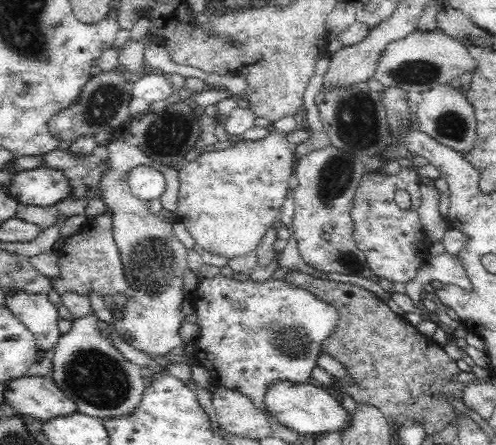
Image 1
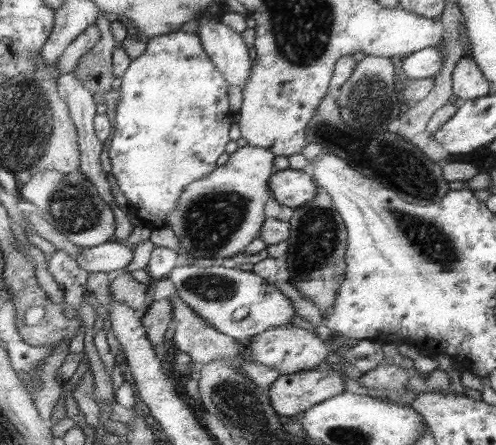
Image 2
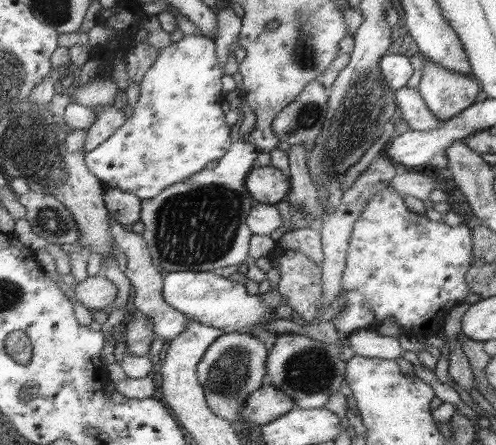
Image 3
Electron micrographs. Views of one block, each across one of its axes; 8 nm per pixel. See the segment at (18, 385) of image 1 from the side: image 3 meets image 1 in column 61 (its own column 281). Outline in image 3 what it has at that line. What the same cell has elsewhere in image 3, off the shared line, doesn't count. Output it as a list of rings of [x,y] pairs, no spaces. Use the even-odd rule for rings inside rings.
[[[265,384],[261,390],[257,390],[251,398],[249,404],[245,406],[245,420],[253,424],[273,424],[275,420],[281,420],[289,412],[297,408],[297,400],[289,396],[283,388],[277,388],[275,384]]]

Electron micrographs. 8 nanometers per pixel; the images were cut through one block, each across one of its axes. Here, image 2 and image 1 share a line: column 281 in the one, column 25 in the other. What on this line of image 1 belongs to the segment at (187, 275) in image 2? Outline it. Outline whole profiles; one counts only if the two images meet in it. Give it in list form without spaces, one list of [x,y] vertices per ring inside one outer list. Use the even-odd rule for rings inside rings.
[[[16,290],[8,292],[6,306],[8,310],[24,324],[28,326],[28,332],[34,336],[38,350],[48,352],[58,344],[62,338],[58,330],[58,308],[48,300],[48,294],[32,294],[28,290]]]

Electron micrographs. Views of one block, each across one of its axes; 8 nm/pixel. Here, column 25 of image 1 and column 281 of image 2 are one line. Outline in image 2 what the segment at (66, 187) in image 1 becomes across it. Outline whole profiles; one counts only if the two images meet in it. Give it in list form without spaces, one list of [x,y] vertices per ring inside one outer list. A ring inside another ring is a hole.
[[[285,170],[273,176],[273,196],[281,206],[289,208],[305,208],[317,200],[321,186],[317,186],[317,178],[303,170]]]

